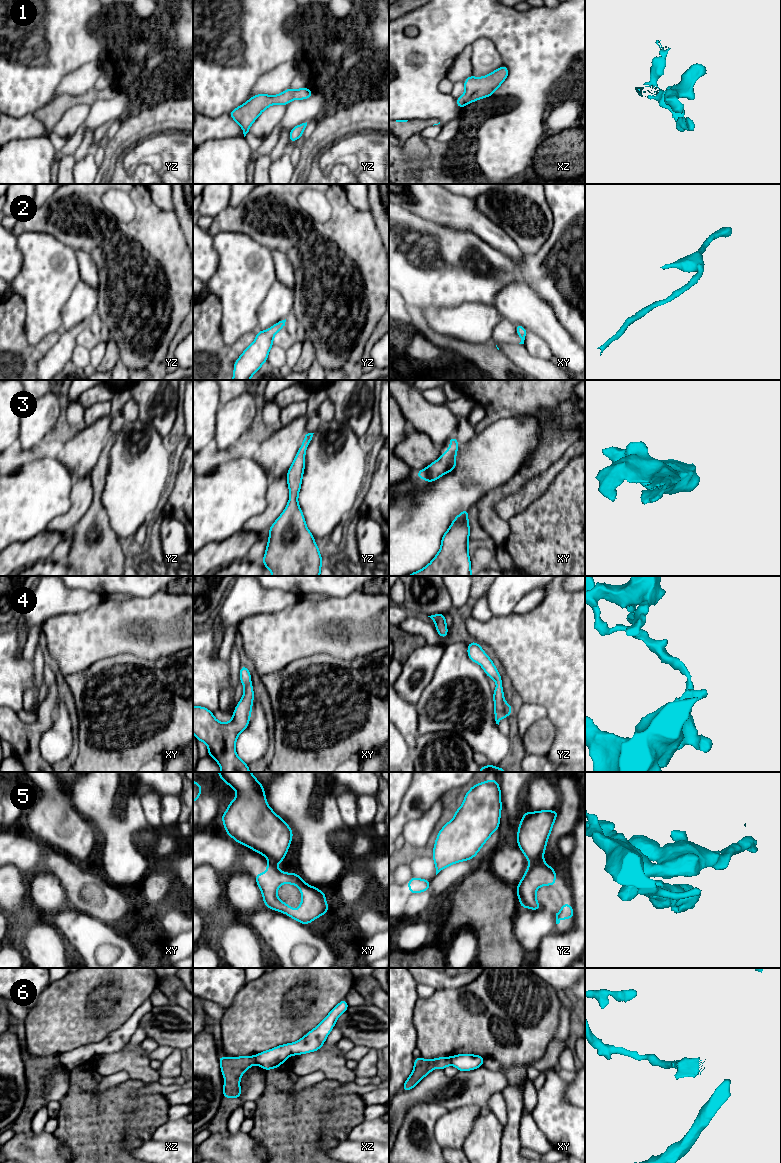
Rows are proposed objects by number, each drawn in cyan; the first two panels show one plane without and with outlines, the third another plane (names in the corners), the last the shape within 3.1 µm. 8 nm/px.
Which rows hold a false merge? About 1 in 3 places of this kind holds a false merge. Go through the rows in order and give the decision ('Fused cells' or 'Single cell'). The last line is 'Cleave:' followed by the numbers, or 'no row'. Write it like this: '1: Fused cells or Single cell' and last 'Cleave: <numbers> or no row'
1: Single cell
2: Single cell
3: Single cell
4: Single cell
5: Fused cells
6: Fused cells
Cleave: 5, 6

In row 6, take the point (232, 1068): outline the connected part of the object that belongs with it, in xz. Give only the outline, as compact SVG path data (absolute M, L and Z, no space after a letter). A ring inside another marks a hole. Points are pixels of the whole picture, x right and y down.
M218 1056L218 1059L221 1073L225 1078L223 1098L241 1098L240 1078L246 1070L255 1064L255 1056Z

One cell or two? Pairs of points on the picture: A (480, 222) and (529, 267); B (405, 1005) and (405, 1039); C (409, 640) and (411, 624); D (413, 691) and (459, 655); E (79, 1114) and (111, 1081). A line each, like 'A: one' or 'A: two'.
A: two
B: one
C: two
D: two
E: two

